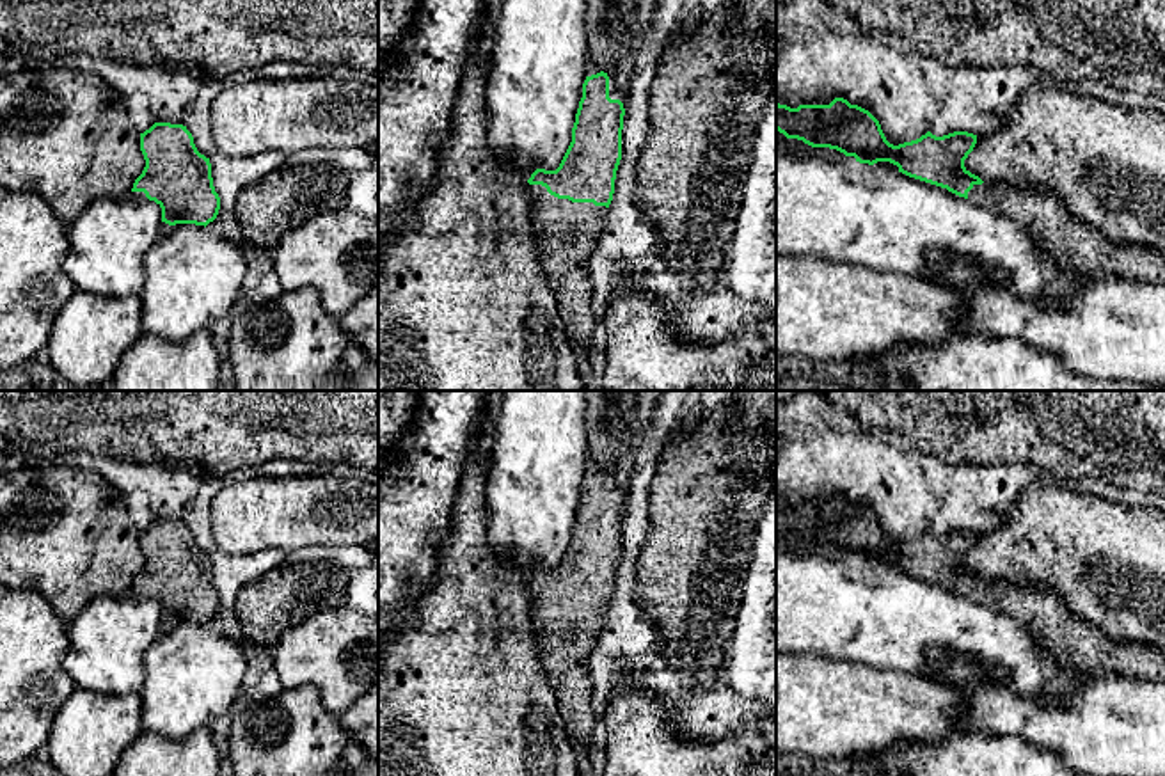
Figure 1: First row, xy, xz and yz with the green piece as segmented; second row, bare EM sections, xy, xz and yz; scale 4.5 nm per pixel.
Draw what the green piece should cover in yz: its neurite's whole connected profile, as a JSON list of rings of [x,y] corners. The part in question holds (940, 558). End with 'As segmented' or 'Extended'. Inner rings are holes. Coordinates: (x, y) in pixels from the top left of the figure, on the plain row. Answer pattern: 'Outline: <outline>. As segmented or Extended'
Outline: [[[835,495],[829,503],[799,503],[790,506],[776,501],[776,527],[787,536],[797,536],[812,545],[829,545],[854,554],[860,561],[874,563],[890,559],[899,570],[947,586],[948,590],[979,602],[995,613],[1007,614],[1019,622],[1032,636],[1035,646],[1051,652],[1060,661],[1071,662],[1080,671],[1106,669],[1147,680],[1165,682],[1165,652],[1137,641],[1113,641],[1092,623],[1071,613],[1064,597],[1046,588],[1016,584],[1005,579],[986,581],[964,565],[964,558],[977,542],[977,533],[954,529],[936,534],[931,529],[916,538],[893,543],[886,538],[879,519],[865,506]]]. Extended

